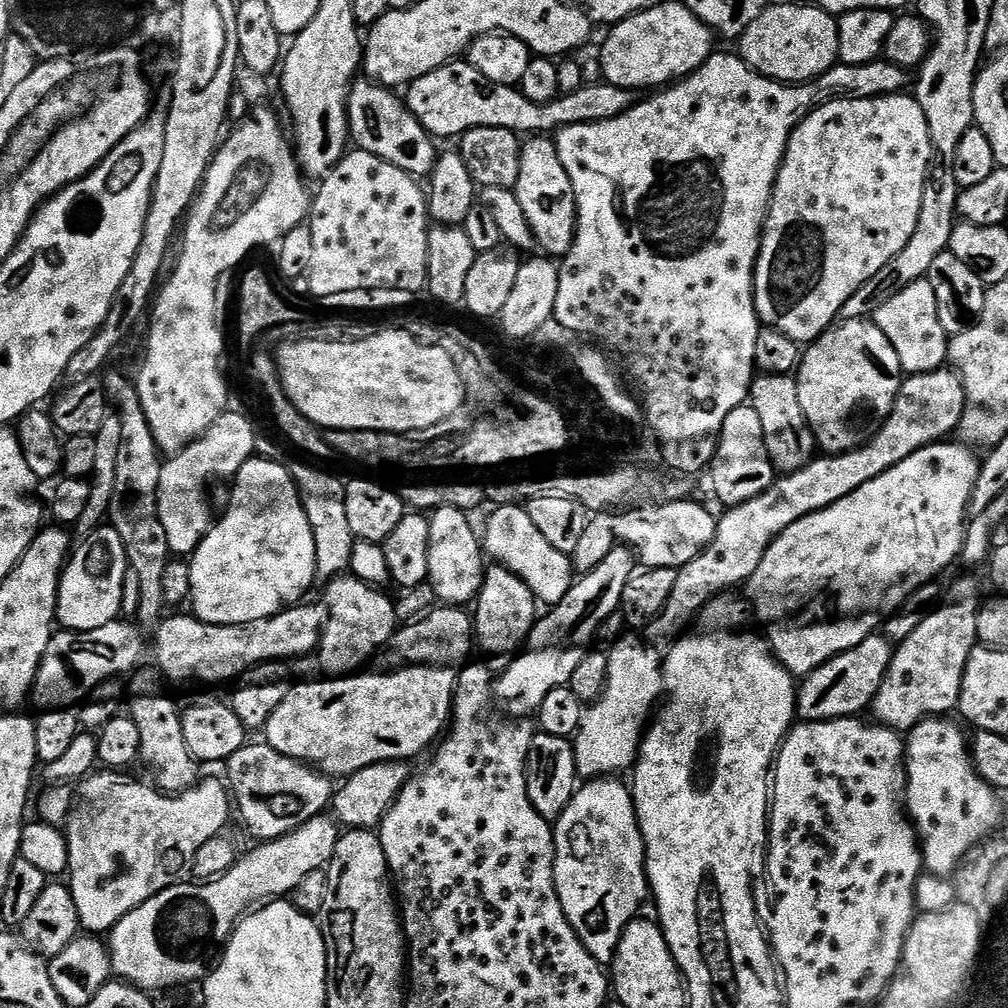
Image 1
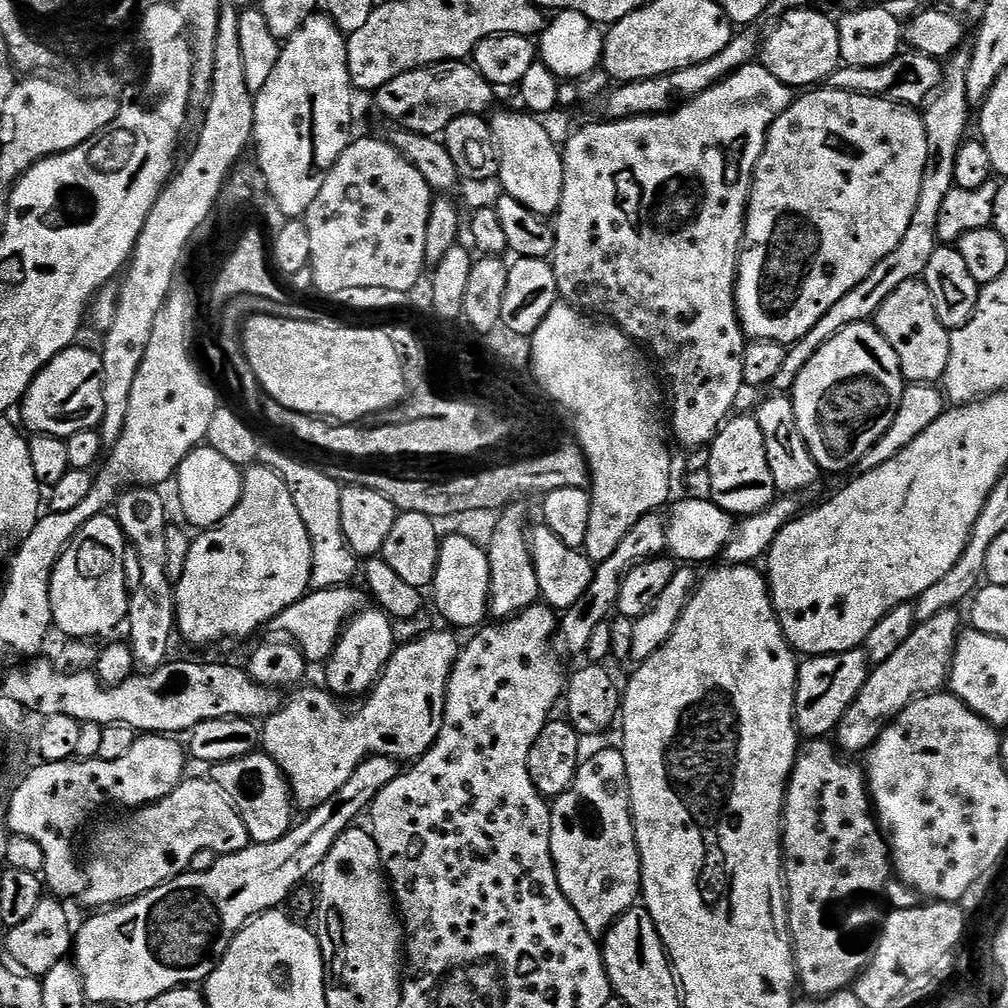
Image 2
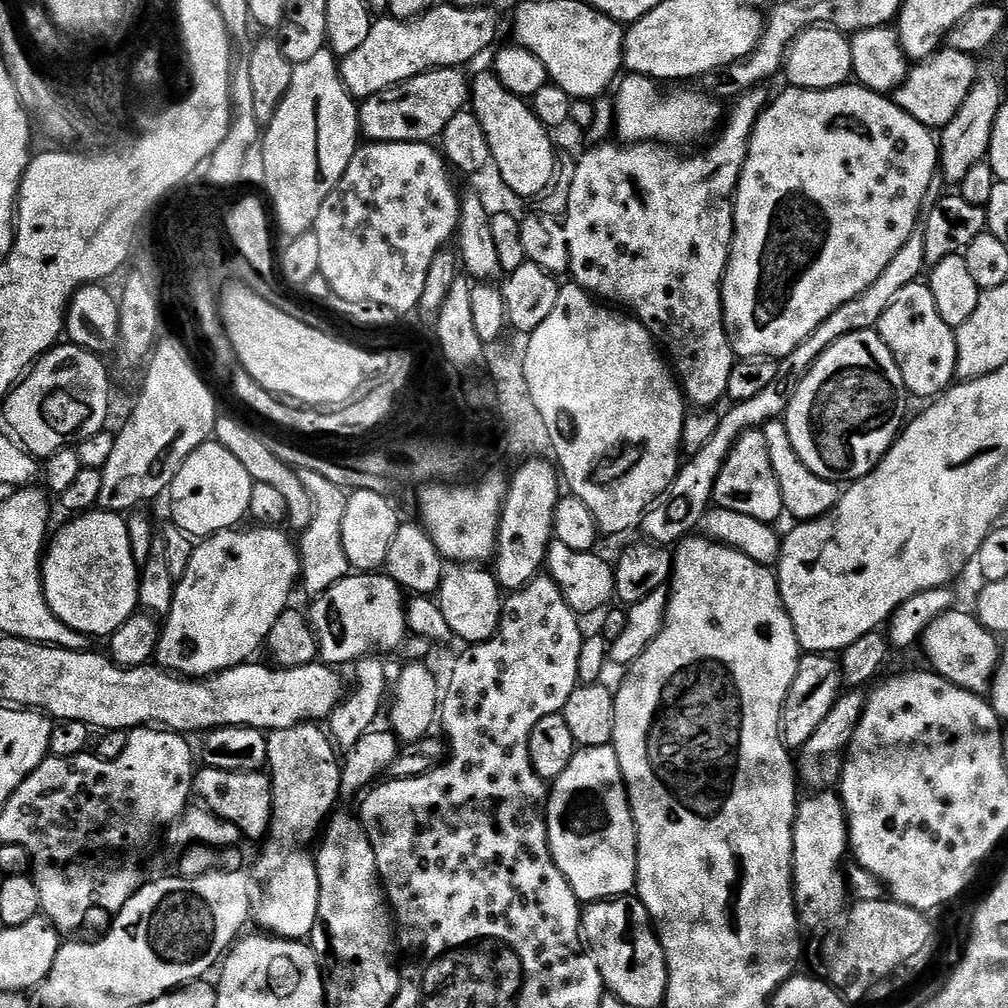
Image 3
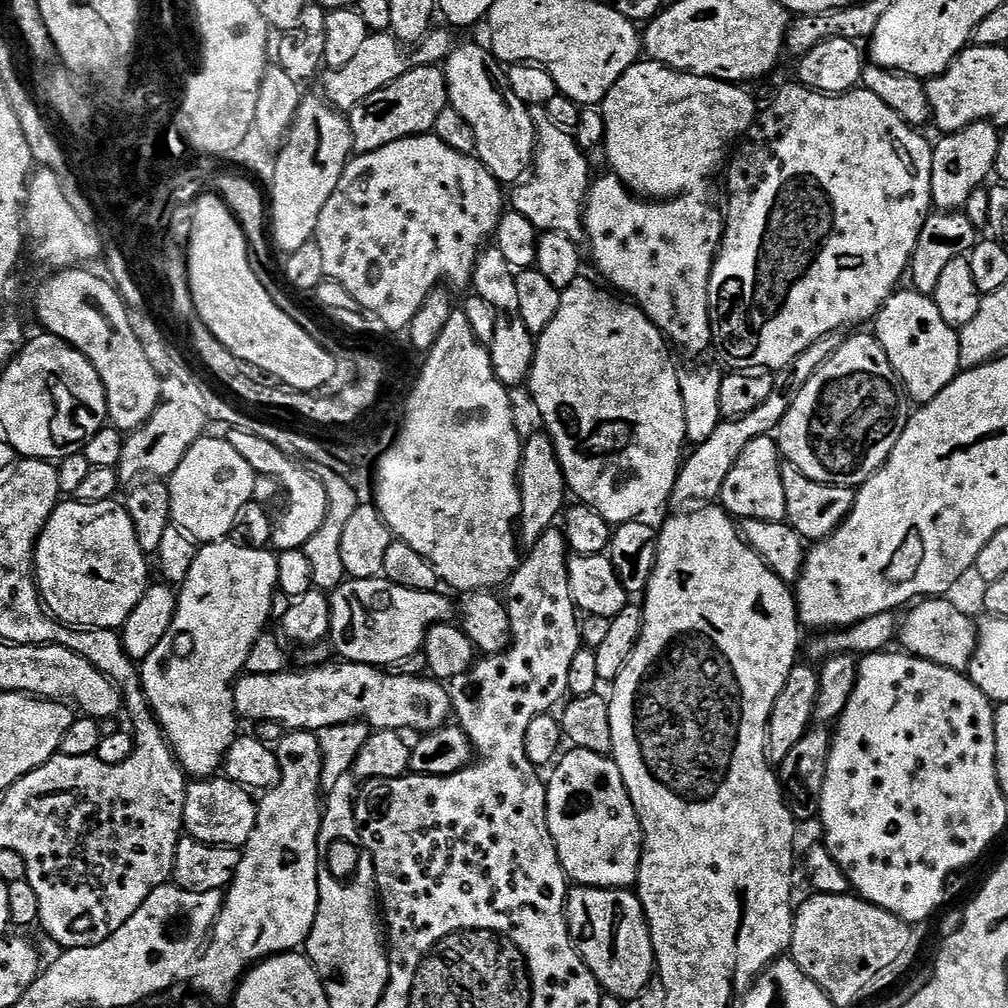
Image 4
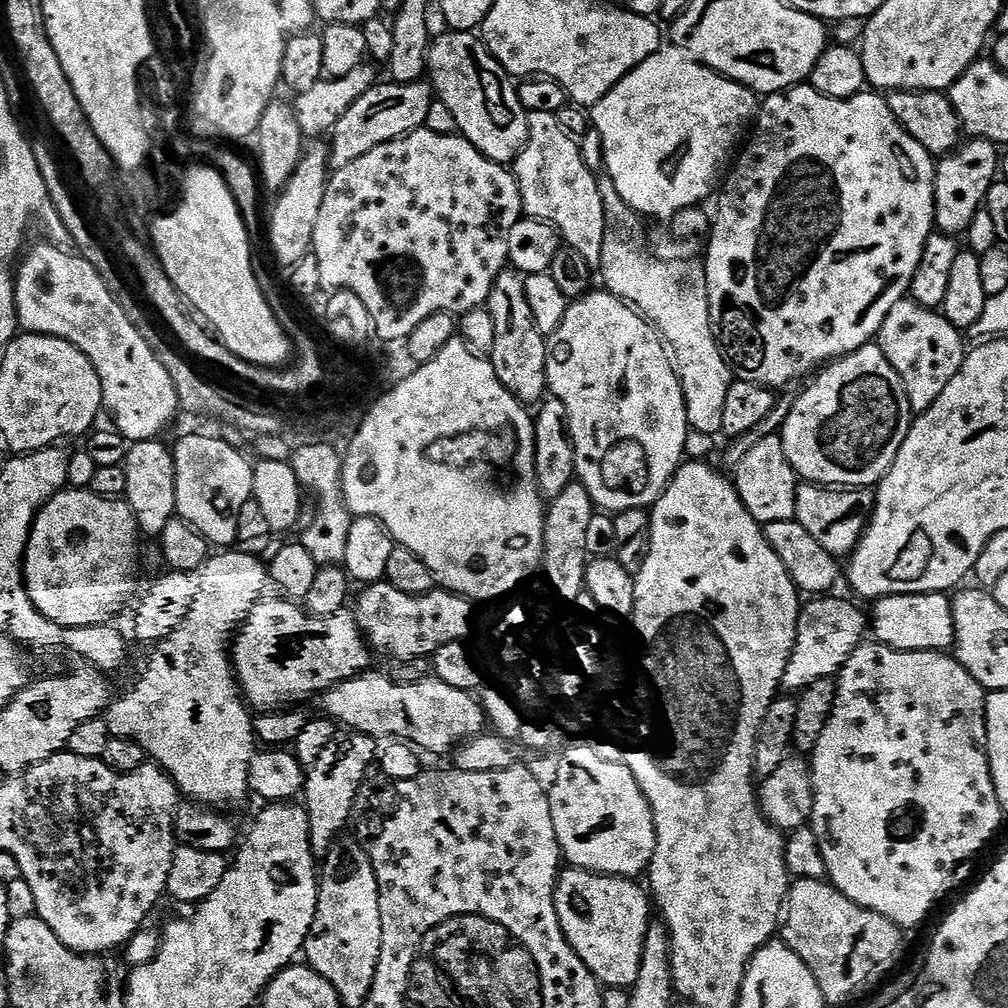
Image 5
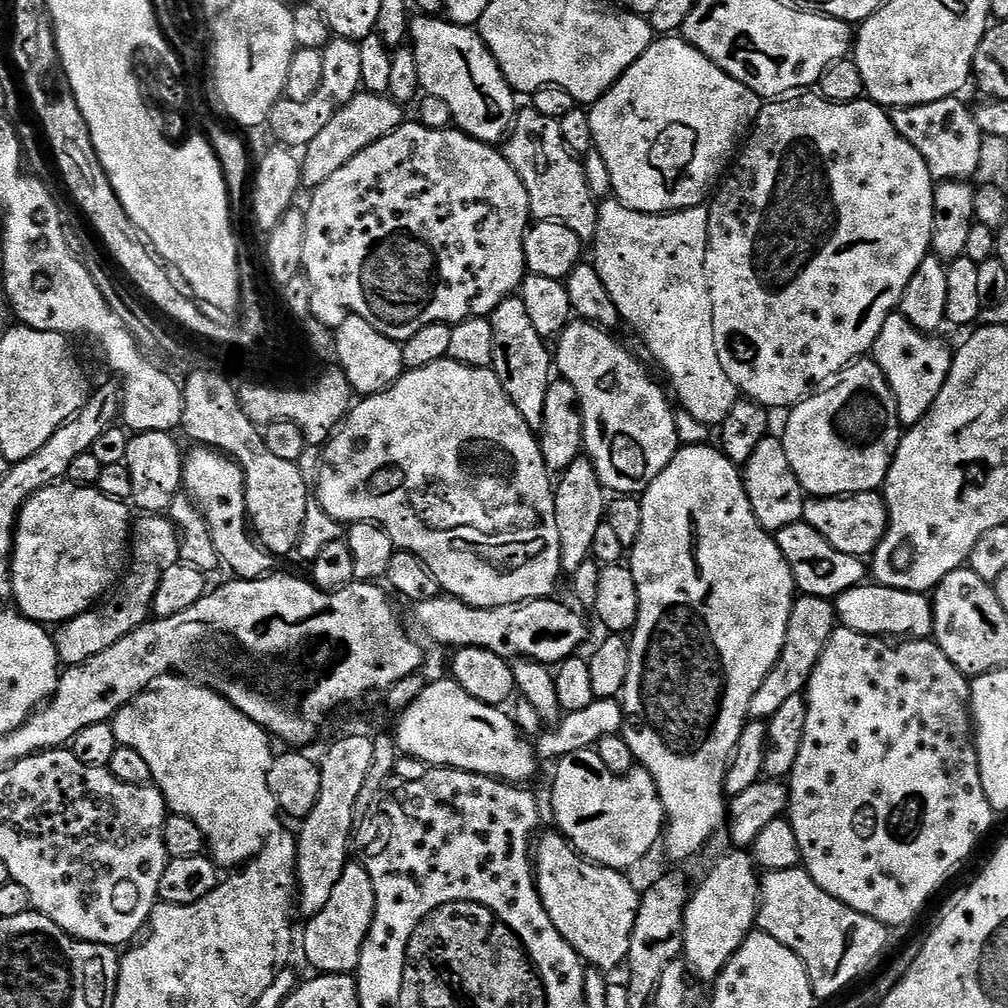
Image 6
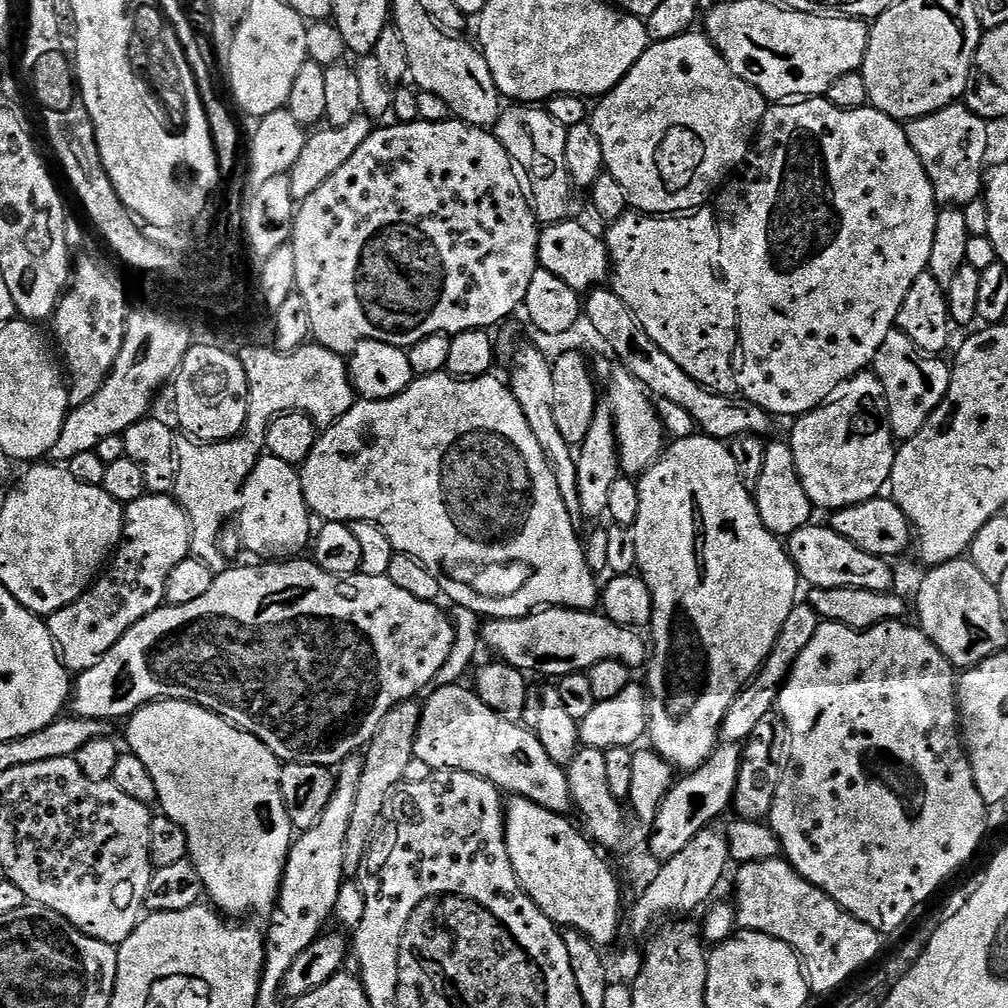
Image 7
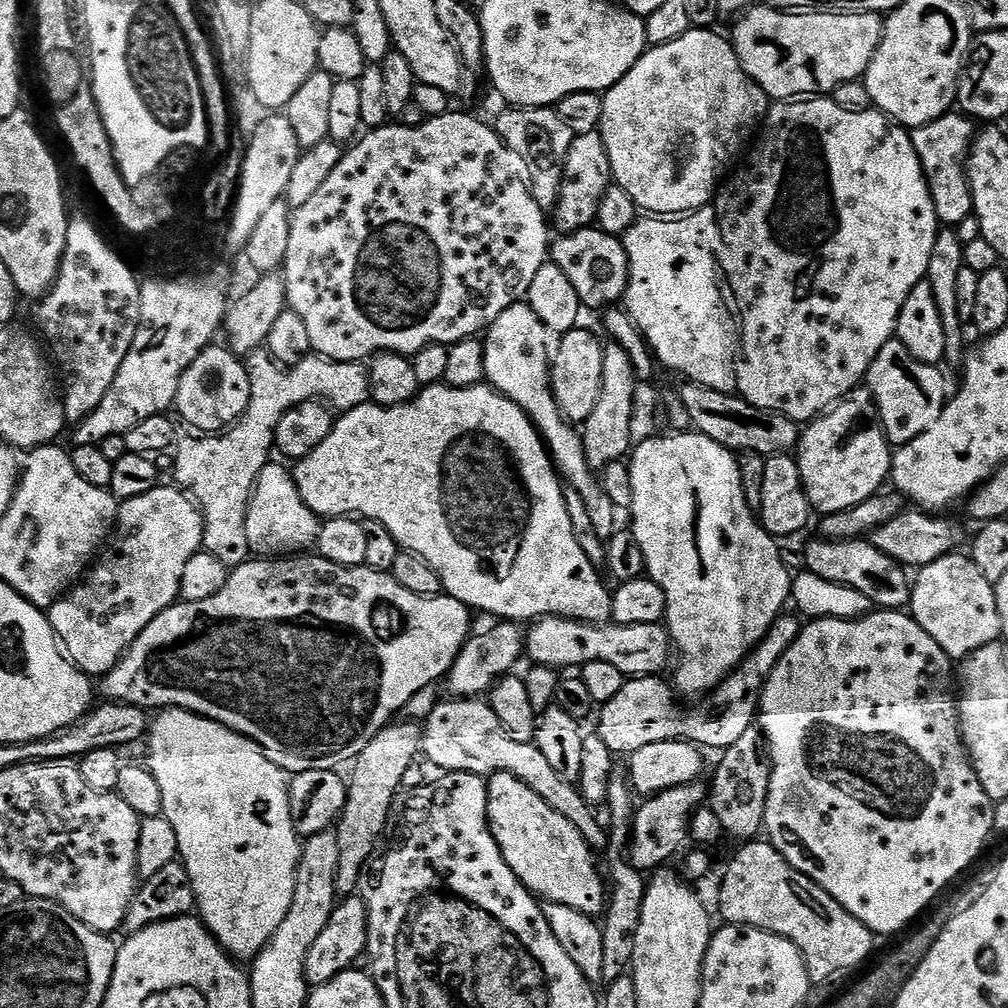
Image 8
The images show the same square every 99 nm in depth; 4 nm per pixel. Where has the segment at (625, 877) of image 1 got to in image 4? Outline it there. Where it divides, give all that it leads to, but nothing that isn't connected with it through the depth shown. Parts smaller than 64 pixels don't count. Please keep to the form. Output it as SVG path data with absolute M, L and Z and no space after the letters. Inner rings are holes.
M574 748L572 752L559 757L559 764L554 778L548 783L548 825L550 834L556 843L560 865L564 867L564 875L568 877L573 885L585 888L623 888L631 889L636 882L636 875L640 869L640 851L644 848L644 833L640 831L640 819L630 802L630 794L622 782L622 774L618 770L616 761L607 755L592 753L590 750Z

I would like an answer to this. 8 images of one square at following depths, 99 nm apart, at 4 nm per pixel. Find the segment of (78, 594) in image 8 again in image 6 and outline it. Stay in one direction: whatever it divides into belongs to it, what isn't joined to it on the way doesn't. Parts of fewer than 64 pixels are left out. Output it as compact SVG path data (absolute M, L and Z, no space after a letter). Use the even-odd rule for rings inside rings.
M164 514L141 515L130 533L130 563L115 591L88 612L78 614L55 629L56 653L60 656L61 665L84 664L102 654L102 650L110 650L110 646L126 638L126 634L148 623L162 574L166 574L170 566L179 563L180 534L175 524Z

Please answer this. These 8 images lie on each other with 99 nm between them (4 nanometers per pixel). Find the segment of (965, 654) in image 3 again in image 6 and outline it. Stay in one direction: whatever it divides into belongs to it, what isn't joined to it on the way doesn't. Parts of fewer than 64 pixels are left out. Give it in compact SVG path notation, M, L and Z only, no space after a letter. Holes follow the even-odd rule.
M863 582L835 597L836 618L843 627L867 636L927 640L933 635L932 601L923 592L898 590L875 582Z

